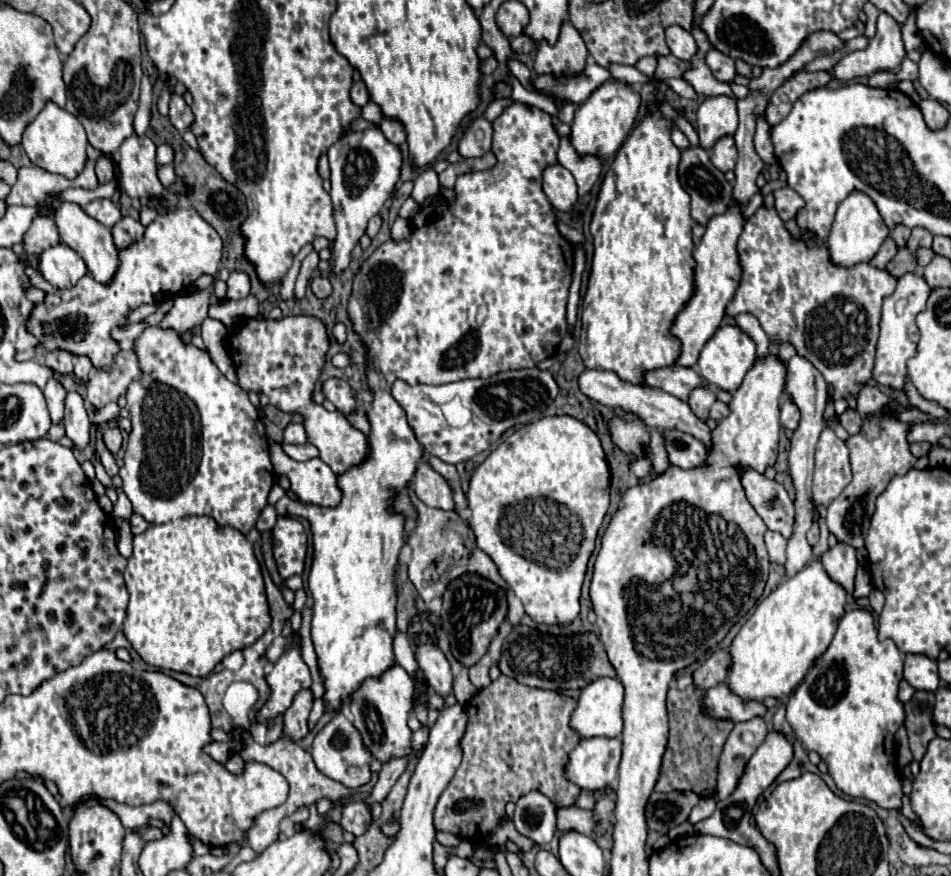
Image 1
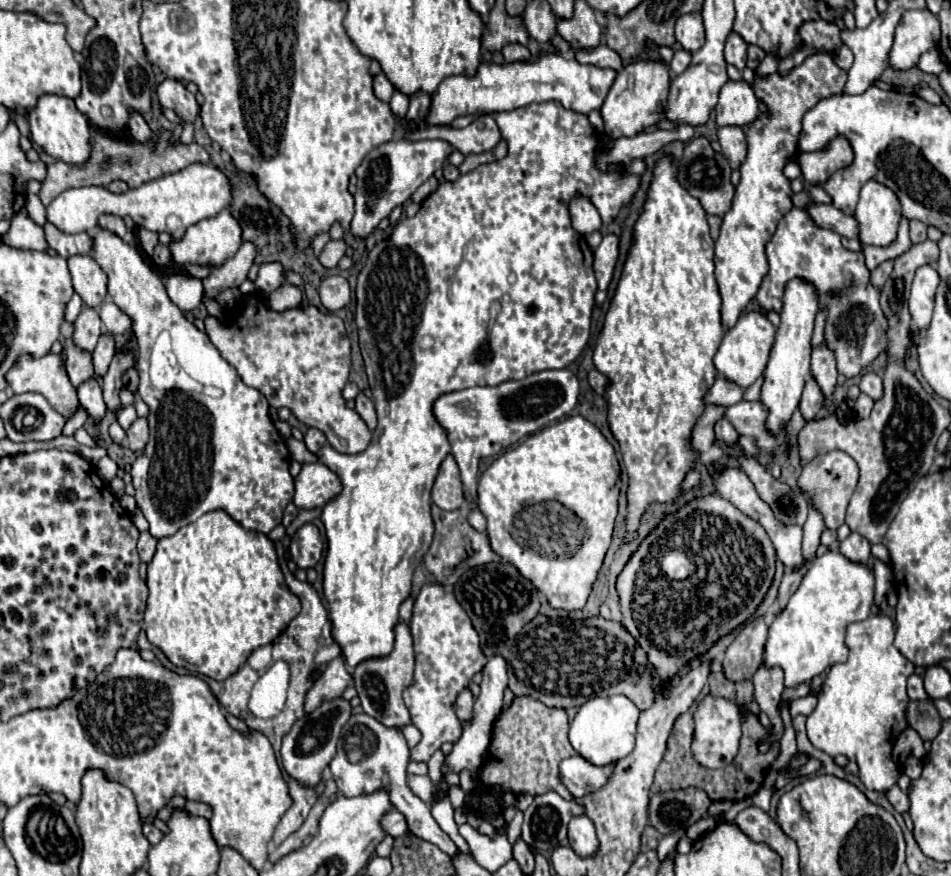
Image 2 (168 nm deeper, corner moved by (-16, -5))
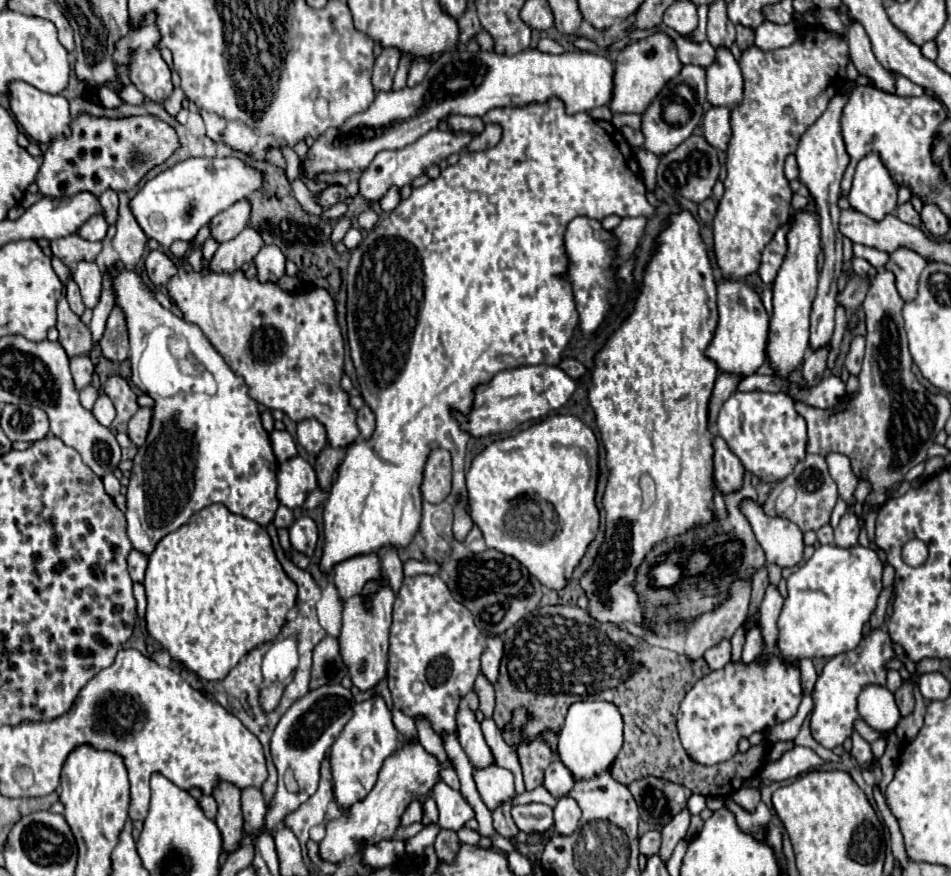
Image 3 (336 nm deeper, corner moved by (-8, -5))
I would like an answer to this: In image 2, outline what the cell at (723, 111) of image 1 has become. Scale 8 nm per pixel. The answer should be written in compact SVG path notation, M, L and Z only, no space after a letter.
M728 80L716 104L718 126L746 128L758 116L758 100L746 80Z

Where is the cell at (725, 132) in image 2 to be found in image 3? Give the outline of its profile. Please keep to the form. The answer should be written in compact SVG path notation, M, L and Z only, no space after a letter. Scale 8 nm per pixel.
M710 108L704 114L704 138L708 140L710 146L716 150L726 150L728 142L732 138L732 128L730 128L730 110L728 108Z

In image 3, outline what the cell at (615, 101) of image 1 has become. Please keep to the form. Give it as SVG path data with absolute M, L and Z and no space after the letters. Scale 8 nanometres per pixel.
M652 34L644 40L632 42L624 50L618 52L614 62L614 90L608 102L612 114L644 114L648 104L658 96L658 92L680 72L682 64L676 56L674 42L664 34Z

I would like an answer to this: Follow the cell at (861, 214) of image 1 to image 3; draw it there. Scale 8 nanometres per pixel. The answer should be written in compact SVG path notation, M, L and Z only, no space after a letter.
M868 154L856 166L848 202L854 210L880 222L896 208L898 188L876 154Z

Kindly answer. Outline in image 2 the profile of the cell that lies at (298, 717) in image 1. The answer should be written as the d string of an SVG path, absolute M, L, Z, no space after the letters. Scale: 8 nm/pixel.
M338 656L338 658L330 660L330 662L326 664L326 668L322 670L320 678L318 678L318 680L314 682L314 686L308 690L304 710L306 710L306 712L312 712L314 708L320 706L322 700L330 700L330 698L342 696L342 692L346 690L346 686L348 686L350 680L352 680L352 676L350 676L348 670L346 670L344 658Z

